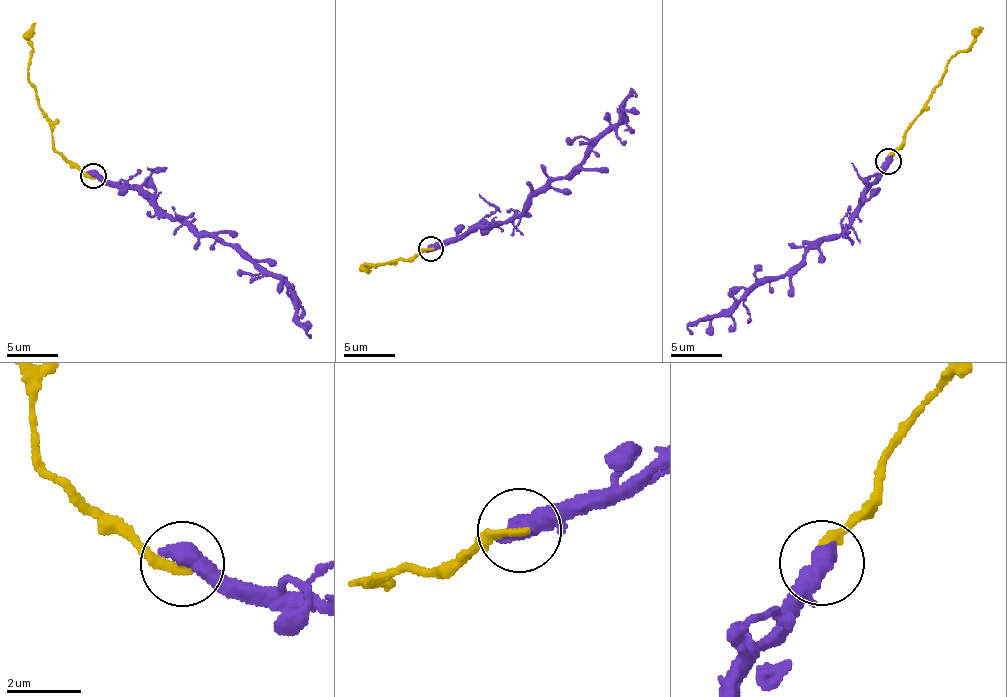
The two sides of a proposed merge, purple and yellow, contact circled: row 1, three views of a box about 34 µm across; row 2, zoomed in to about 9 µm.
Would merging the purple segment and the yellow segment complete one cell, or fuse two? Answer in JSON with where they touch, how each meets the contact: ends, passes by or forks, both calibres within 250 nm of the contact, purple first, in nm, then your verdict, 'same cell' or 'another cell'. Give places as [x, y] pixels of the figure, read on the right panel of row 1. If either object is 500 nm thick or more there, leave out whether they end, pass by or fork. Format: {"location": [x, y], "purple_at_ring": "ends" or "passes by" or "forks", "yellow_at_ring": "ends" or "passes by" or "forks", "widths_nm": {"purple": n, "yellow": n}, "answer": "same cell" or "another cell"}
{"location": [888, 161], "widths_nm": {"purple": 600, "yellow": 240}, "answer": "another cell"}

